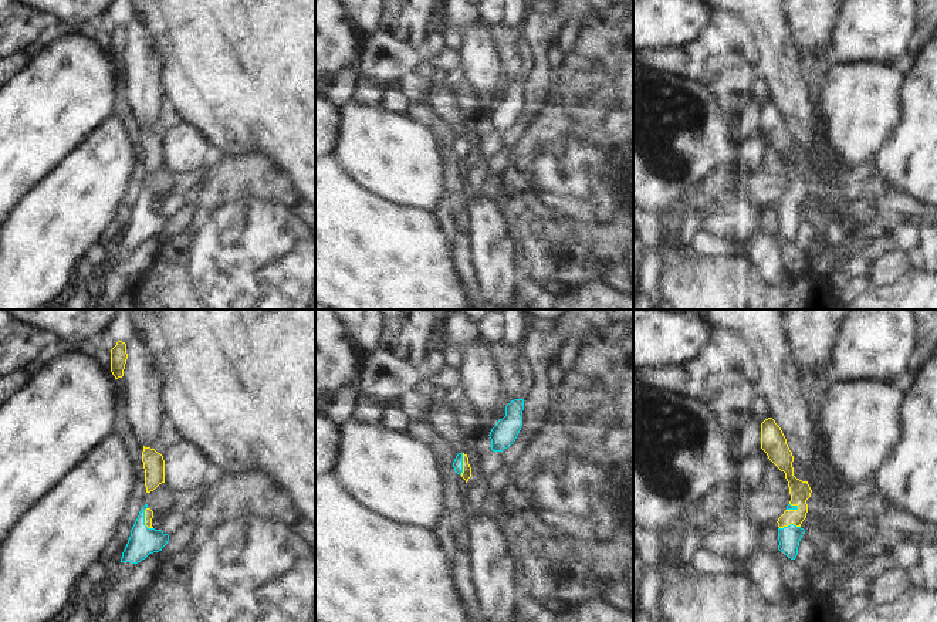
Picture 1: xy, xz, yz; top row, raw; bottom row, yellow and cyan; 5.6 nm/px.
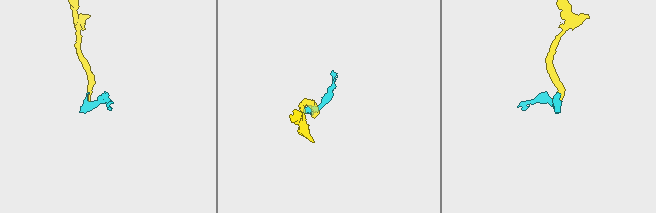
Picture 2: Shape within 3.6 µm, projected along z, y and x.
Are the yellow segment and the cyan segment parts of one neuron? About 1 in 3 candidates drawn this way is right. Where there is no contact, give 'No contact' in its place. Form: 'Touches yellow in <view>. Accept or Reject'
Touches yellow in xy. Accept.

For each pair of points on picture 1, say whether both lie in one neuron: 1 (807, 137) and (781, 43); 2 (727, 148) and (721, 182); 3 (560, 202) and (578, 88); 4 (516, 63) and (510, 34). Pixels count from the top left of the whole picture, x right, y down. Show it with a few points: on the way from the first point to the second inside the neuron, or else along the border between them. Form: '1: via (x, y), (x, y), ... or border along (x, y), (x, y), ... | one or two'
1: via (799, 114), (781, 66) | one
2: border along (730, 162), (717, 166), (697, 183) | two
3: via (567, 173), (567, 164), (577, 146), (577, 117) | one
4: via (510, 56), (510, 41) | one

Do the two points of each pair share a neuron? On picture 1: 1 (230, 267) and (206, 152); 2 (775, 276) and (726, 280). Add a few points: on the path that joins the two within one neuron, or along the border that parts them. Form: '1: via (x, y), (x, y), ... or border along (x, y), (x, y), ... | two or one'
1: border along (216, 154), (207, 164) | two
2: border along (744, 253), (767, 283), (785, 281) | two

